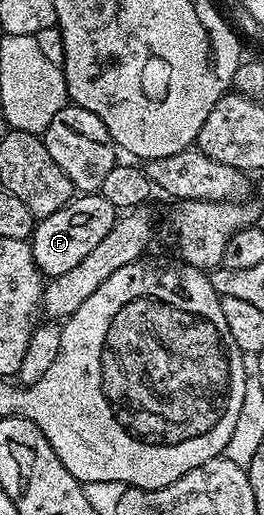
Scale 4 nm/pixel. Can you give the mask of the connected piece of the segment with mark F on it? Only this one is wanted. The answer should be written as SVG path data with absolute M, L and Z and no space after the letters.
M98 192L74 197L73 201L59 208L59 212L40 219L34 225L31 245L33 259L41 269L42 275L50 279L63 276L63 272L75 268L79 260L84 260L90 252L95 252L95 247L103 241L103 236L107 236L107 232L111 232L118 217L118 210L107 204L107 200Z

